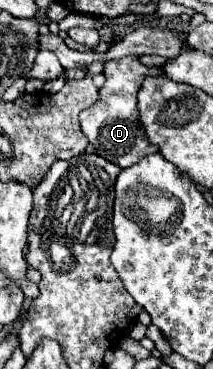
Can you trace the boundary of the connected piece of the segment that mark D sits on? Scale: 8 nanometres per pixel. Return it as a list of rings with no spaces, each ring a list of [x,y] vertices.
[[[126,55],[126,57],[112,59],[106,63],[106,69],[104,69],[106,83],[98,89],[100,91],[98,101],[80,113],[82,131],[100,157],[124,169],[138,163],[142,157],[158,151],[158,147],[148,141],[142,129],[140,115],[136,109],[136,95],[146,77],[158,77],[162,71],[164,71],[162,67],[142,65],[138,55]]]

